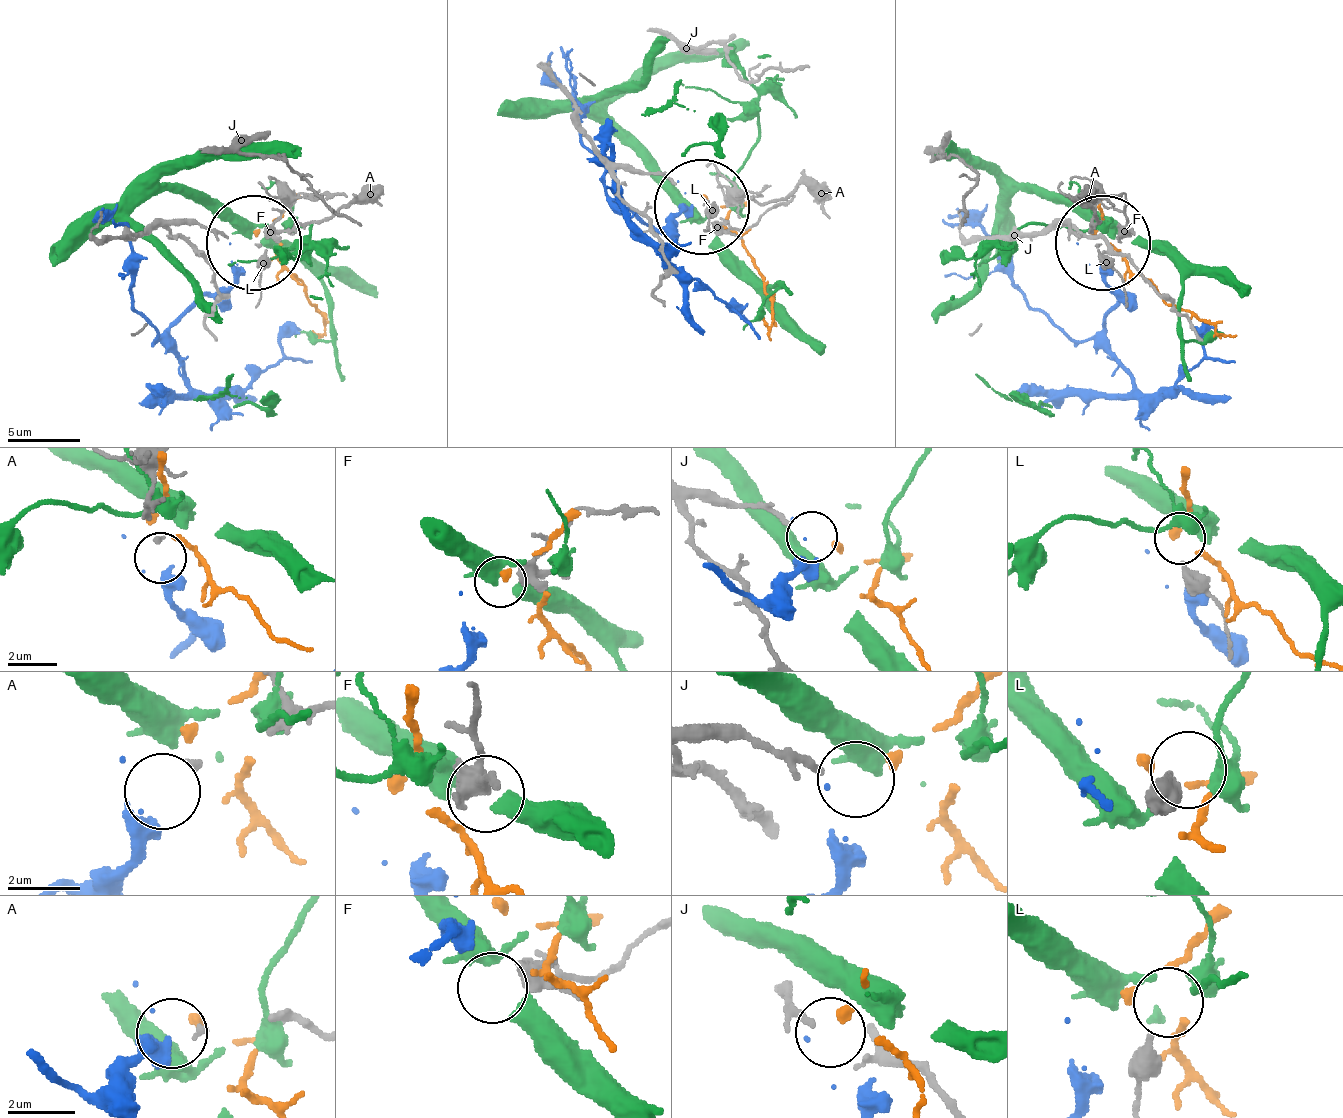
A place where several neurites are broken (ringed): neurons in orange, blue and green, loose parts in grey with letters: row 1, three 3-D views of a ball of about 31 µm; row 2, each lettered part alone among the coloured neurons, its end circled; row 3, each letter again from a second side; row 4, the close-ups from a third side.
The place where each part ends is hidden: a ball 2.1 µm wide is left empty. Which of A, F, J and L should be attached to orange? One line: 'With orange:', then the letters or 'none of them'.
With orange: J

